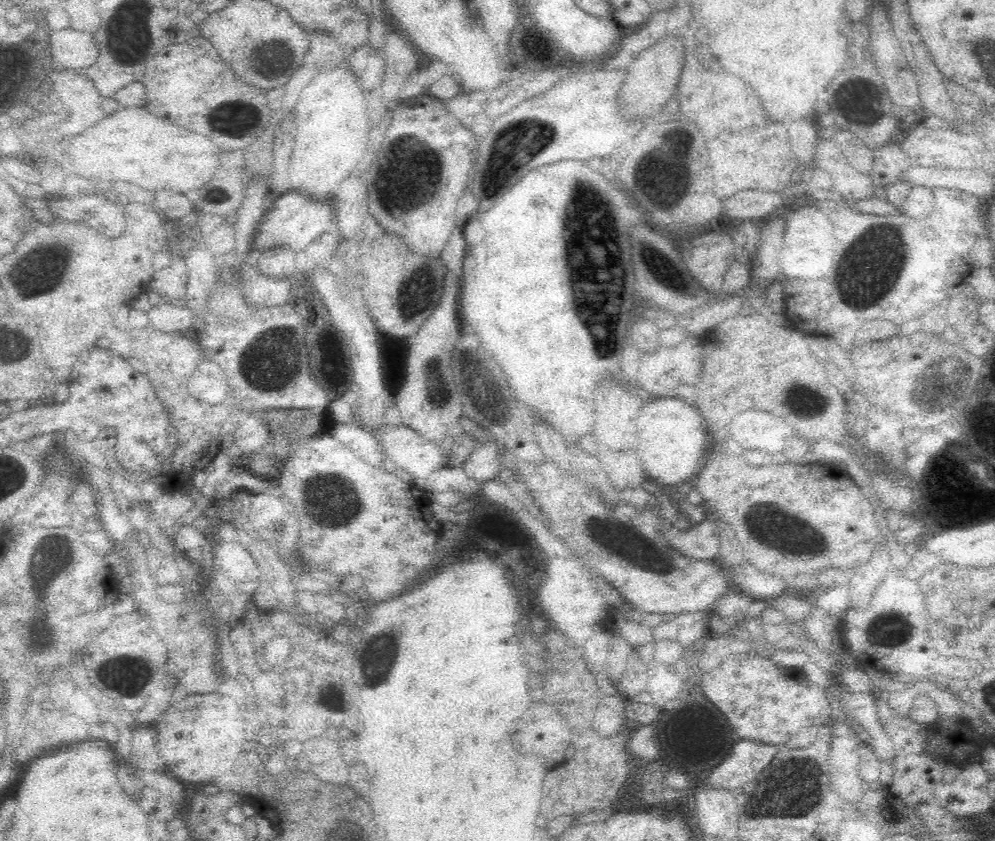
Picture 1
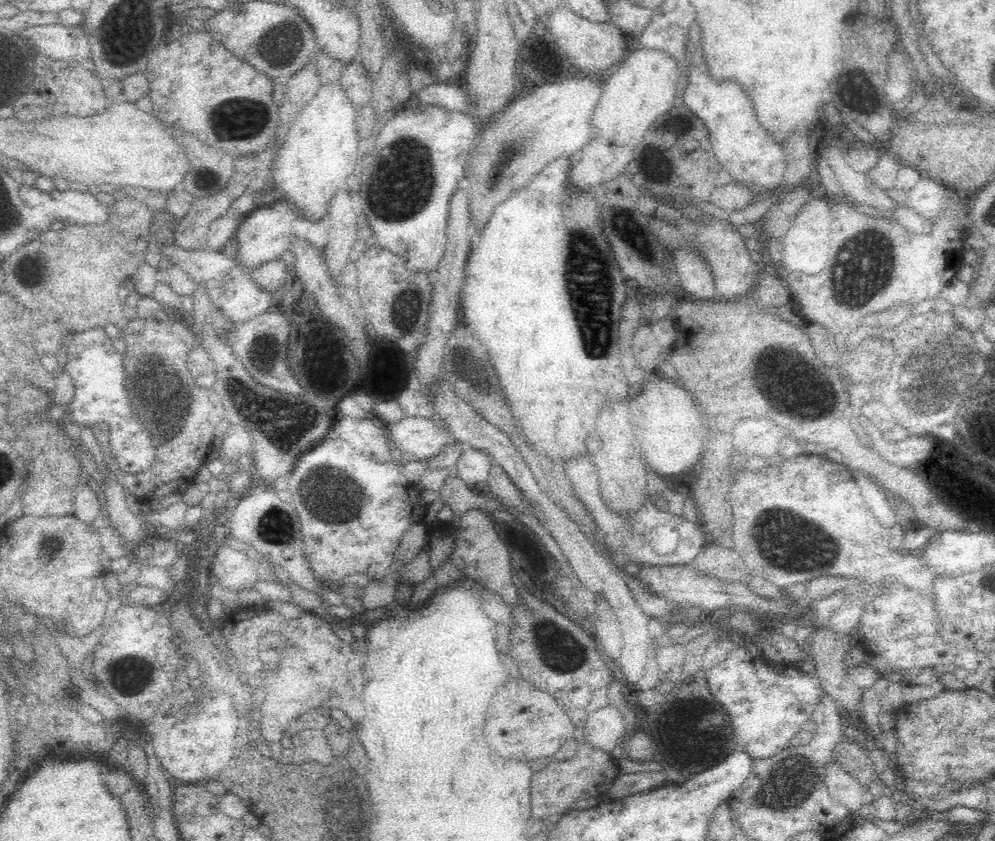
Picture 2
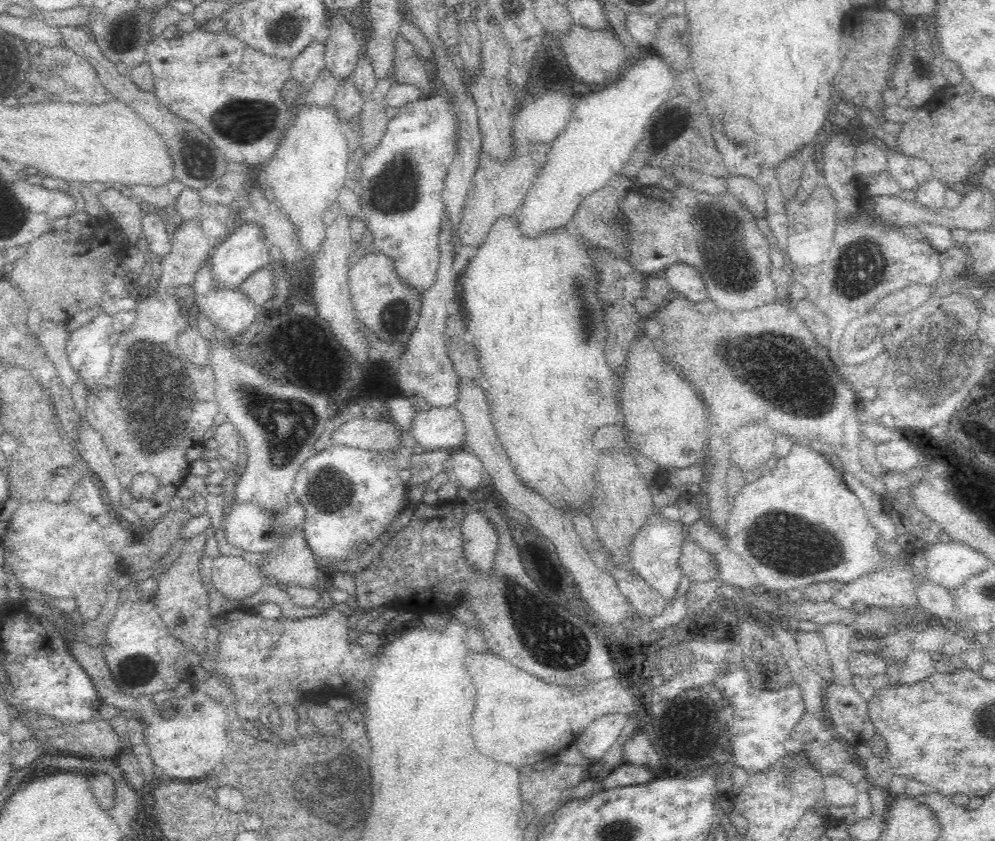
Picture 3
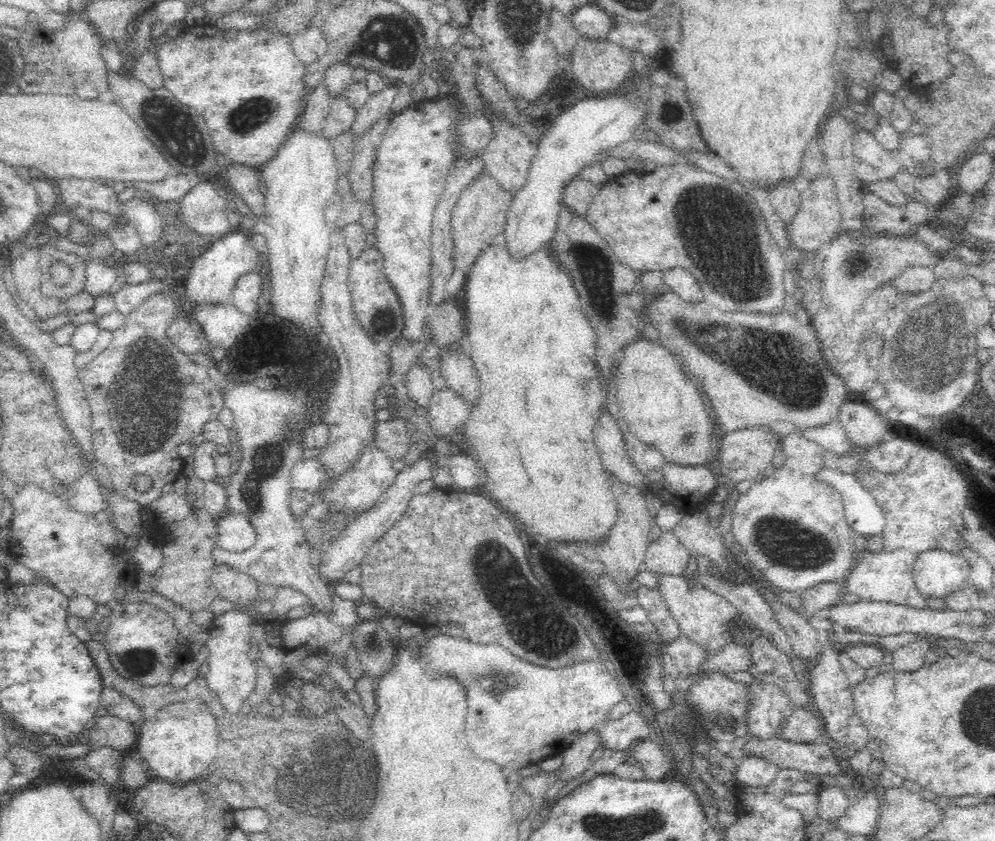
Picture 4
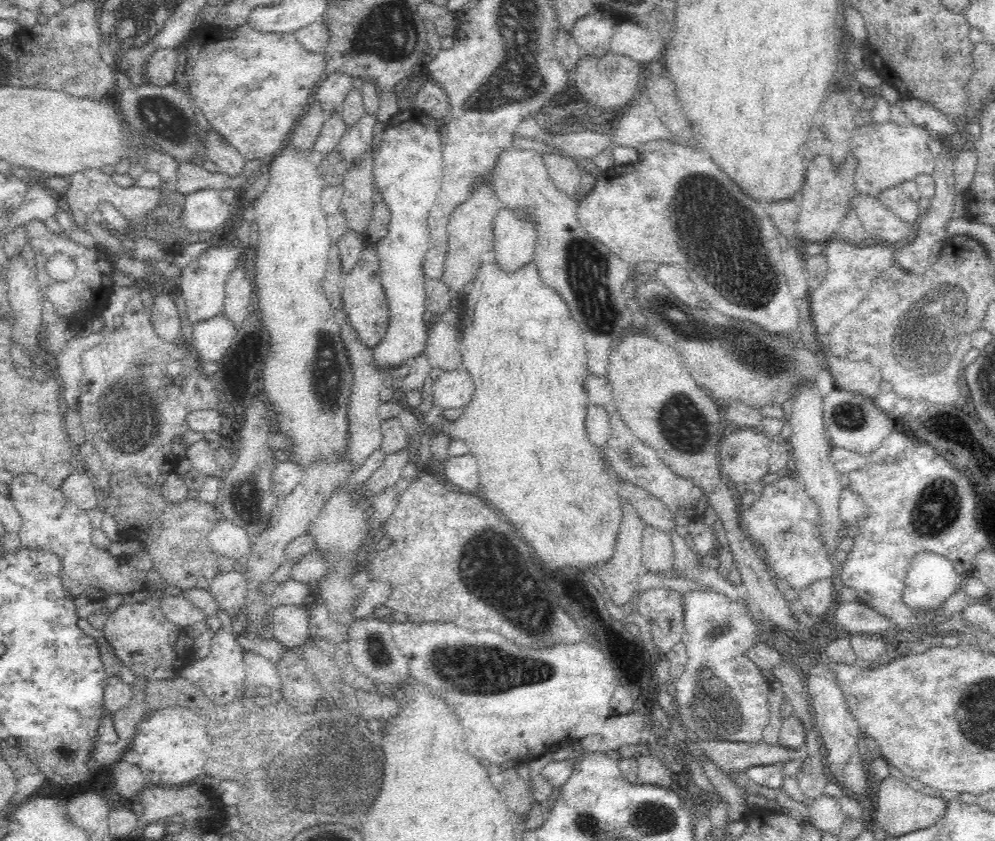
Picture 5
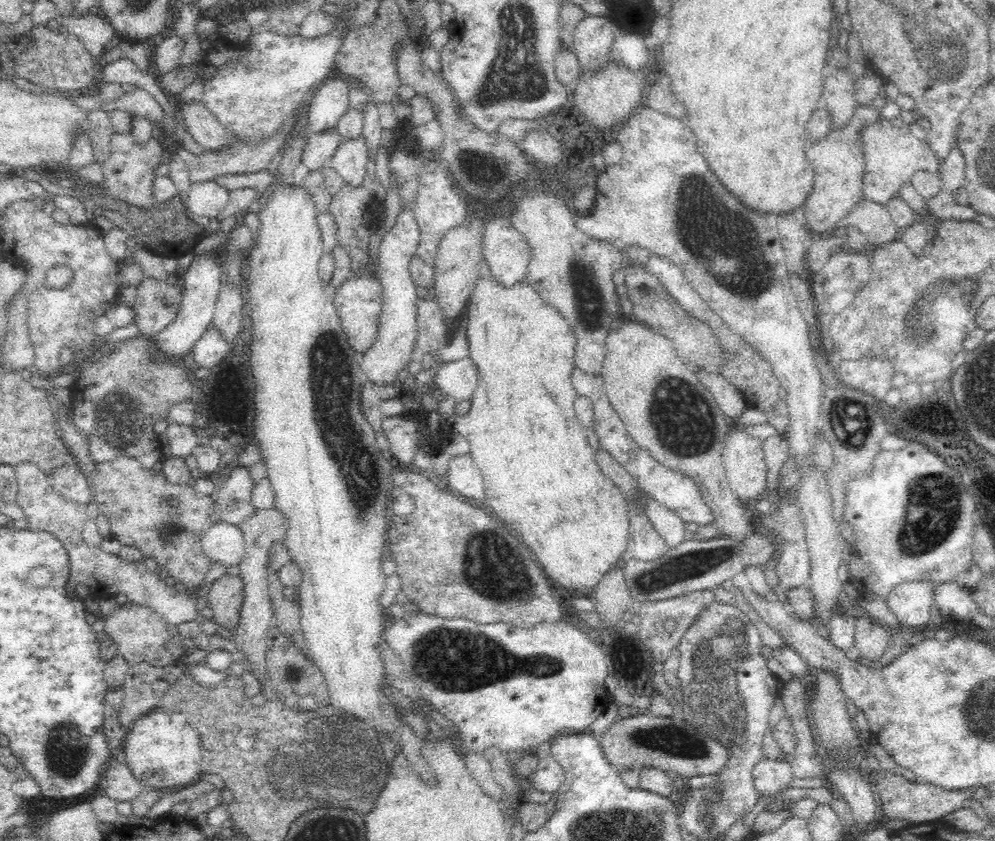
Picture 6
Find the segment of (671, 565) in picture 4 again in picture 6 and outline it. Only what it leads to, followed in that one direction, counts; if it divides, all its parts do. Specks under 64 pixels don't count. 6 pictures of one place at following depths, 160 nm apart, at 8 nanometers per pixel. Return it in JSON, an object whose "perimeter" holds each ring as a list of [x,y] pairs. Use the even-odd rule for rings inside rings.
{"perimeter":[[[636,514],[632,517],[630,534],[634,549],[633,556],[638,560],[658,560],[669,550],[668,544],[645,515]]]}

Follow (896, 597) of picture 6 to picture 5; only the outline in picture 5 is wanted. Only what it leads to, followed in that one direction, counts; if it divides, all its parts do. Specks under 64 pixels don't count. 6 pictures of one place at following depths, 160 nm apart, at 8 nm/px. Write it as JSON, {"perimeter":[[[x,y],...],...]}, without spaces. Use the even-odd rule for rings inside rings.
{"perimeter":[[[920,552],[910,561],[909,569],[902,595],[909,609],[930,610],[955,594],[958,573],[948,558]]]}

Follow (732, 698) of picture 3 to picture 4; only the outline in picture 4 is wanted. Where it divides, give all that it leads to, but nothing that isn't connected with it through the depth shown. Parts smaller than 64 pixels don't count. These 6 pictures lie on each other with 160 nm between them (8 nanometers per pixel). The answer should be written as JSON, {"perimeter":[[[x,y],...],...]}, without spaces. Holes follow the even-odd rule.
{"perimeter":[[[753,682],[749,685],[747,732],[755,739],[777,738],[774,732],[793,709],[790,694],[784,689],[769,682]],[[754,753],[744,756],[736,767],[735,778],[748,786],[765,787],[776,778],[779,768]]]}

